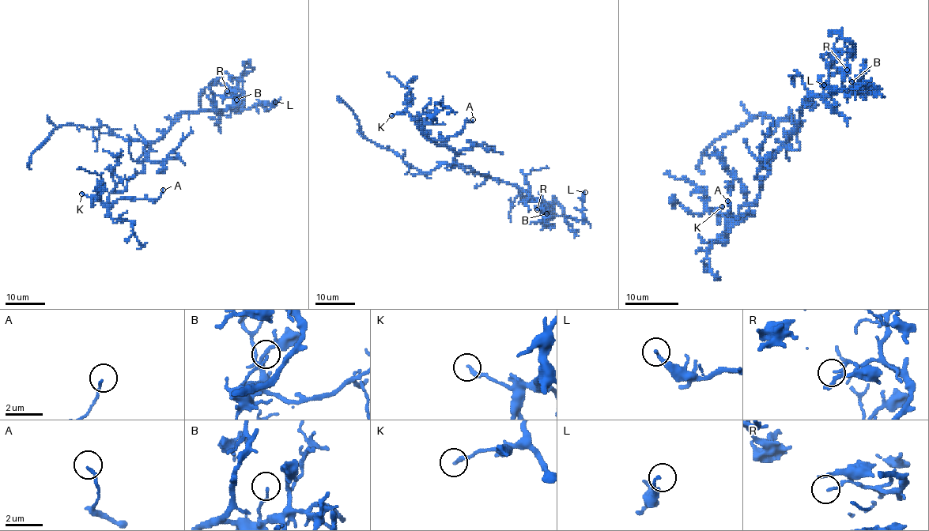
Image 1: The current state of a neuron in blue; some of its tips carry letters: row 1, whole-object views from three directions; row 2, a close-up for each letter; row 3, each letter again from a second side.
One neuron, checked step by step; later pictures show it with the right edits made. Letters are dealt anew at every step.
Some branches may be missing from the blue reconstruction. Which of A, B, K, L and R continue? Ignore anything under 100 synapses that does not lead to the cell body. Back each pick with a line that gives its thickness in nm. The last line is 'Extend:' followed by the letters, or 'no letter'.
Extend: no letter

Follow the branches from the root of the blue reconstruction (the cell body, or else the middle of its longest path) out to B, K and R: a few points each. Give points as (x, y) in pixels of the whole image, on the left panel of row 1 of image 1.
B: (152, 141), (156, 141), (182, 113), (228, 110), (236, 99)
K: (152, 141), (145, 148), (143, 171), (134, 175), (122, 191), (112, 191), (107, 203), (81, 193)
R: (152, 141), (156, 141), (182, 113), (234, 107), (243, 94), (236, 88), (227, 91)

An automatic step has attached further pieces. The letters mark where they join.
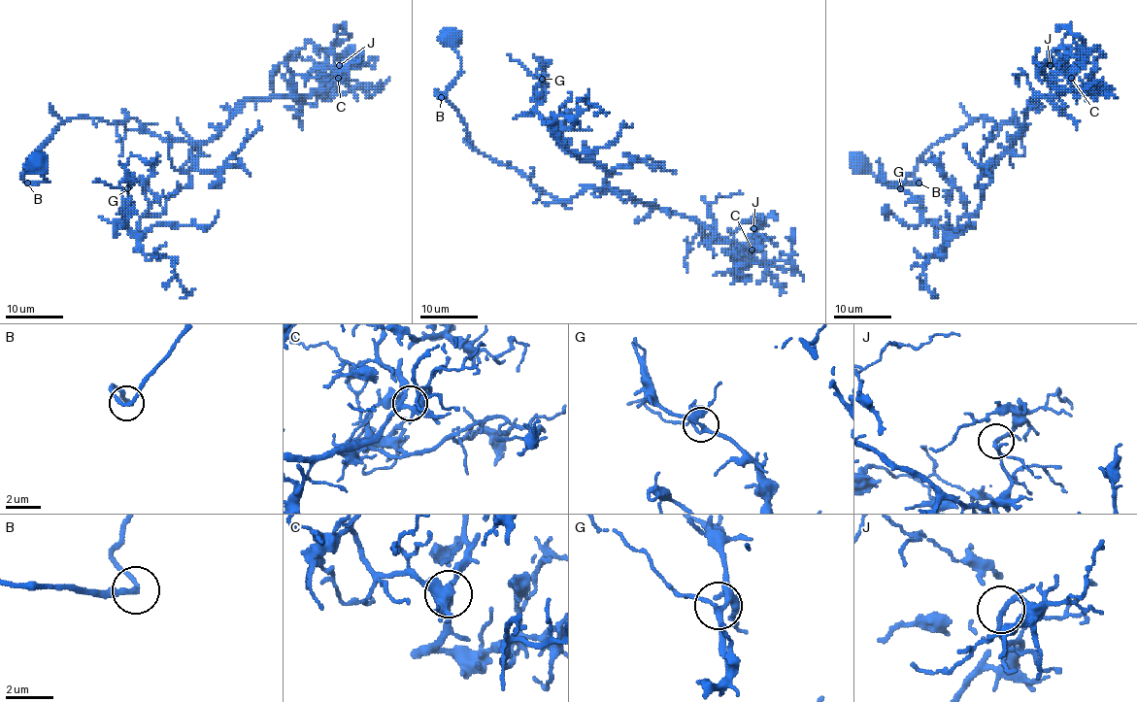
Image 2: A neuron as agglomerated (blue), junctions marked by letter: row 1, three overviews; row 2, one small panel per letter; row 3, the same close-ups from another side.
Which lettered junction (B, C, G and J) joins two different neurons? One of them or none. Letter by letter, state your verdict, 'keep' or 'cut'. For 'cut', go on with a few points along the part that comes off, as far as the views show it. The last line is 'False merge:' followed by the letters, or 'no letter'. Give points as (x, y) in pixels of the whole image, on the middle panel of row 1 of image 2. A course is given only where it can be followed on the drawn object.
B: keep
C: keep
G: keep
J: keep
False merge: no letter

